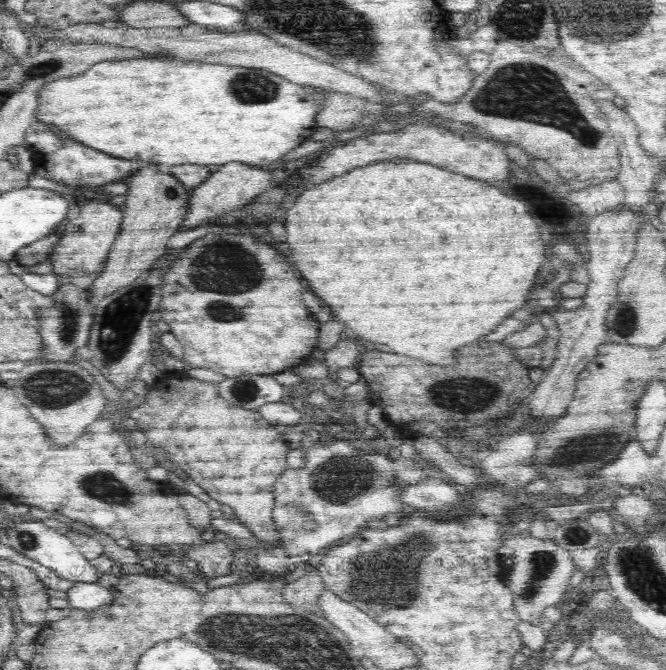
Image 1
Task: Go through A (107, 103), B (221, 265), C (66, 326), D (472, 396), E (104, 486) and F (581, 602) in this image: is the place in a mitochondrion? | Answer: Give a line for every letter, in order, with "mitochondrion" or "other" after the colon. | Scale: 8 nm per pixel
A: other
B: mitochondrion
C: mitochondrion
D: mitochondrion
E: mitochondrion
F: other

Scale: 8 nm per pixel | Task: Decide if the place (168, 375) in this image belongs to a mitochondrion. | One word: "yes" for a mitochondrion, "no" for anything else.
no

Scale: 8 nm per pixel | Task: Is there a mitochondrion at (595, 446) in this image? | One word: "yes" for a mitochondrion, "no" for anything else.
yes

